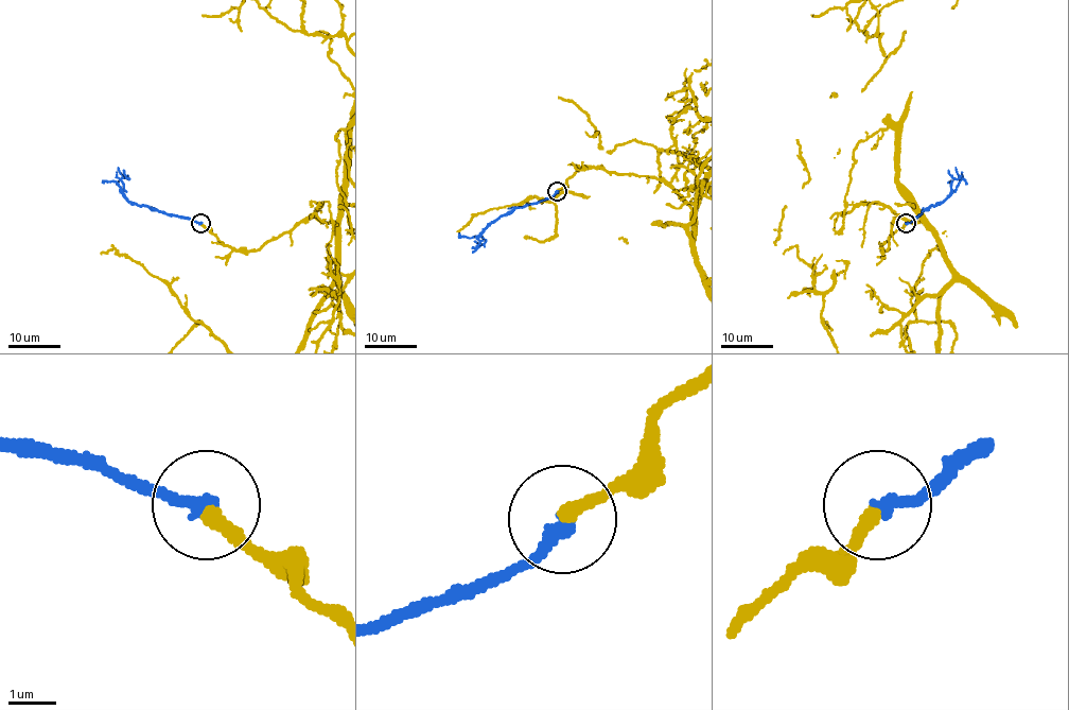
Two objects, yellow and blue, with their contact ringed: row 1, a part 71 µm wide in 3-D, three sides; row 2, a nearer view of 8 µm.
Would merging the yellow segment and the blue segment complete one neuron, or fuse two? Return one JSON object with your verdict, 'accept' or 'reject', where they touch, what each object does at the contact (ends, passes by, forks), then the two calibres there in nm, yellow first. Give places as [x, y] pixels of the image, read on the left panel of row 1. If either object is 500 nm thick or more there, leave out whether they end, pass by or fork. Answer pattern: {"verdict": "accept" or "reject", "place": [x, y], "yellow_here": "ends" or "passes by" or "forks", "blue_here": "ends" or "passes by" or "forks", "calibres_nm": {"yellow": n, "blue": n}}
{"verdict": "accept", "place": [200, 223], "yellow_here": "ends", "blue_here": "ends", "calibres_nm": {"yellow": 280, "blue": 280}}

